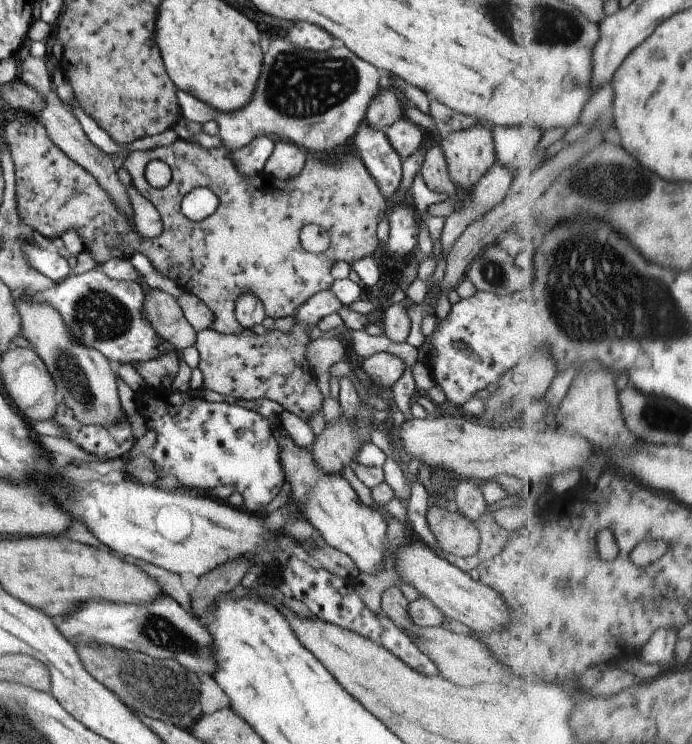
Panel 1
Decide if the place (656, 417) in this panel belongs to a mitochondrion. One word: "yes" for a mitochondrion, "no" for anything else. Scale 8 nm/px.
yes

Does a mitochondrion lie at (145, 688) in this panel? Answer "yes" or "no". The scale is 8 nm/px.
yes

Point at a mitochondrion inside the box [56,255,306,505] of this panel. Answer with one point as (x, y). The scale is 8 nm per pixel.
(97, 316)

